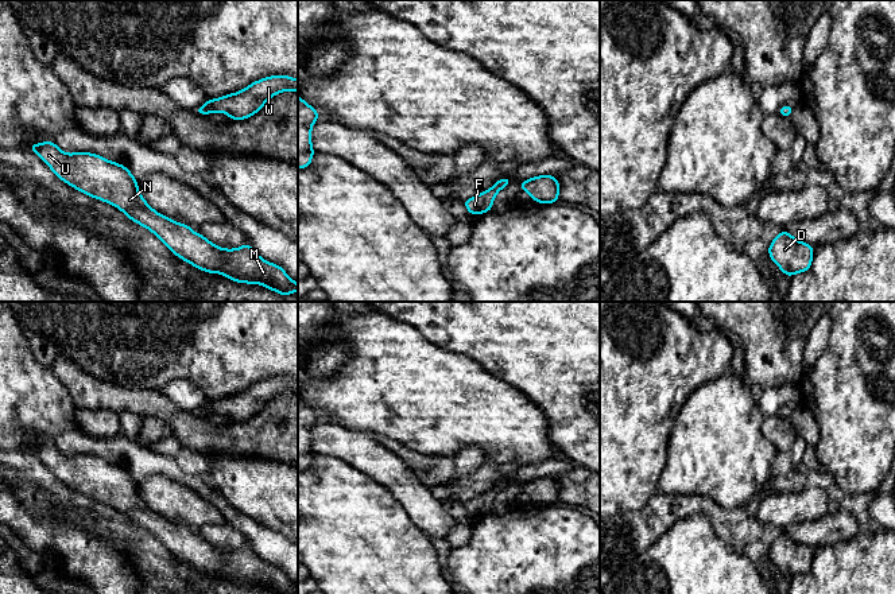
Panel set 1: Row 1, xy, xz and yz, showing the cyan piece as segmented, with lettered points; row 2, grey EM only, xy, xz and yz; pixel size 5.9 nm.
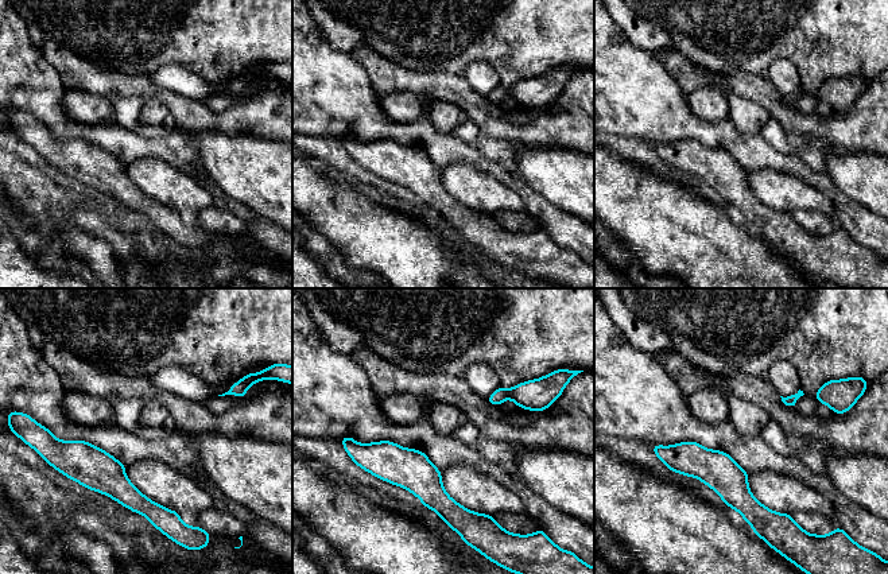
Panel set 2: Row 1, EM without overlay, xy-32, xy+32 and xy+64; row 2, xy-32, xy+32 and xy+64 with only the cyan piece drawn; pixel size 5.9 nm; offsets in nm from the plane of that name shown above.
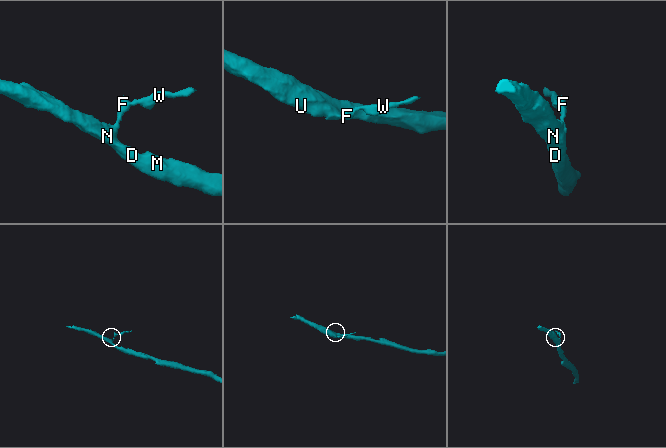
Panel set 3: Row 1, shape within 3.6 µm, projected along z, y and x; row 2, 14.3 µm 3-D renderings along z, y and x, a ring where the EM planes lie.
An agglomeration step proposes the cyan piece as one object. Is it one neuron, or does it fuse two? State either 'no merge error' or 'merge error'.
no merge error

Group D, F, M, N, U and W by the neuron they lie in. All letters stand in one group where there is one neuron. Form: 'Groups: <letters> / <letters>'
Groups: D F M N U W

